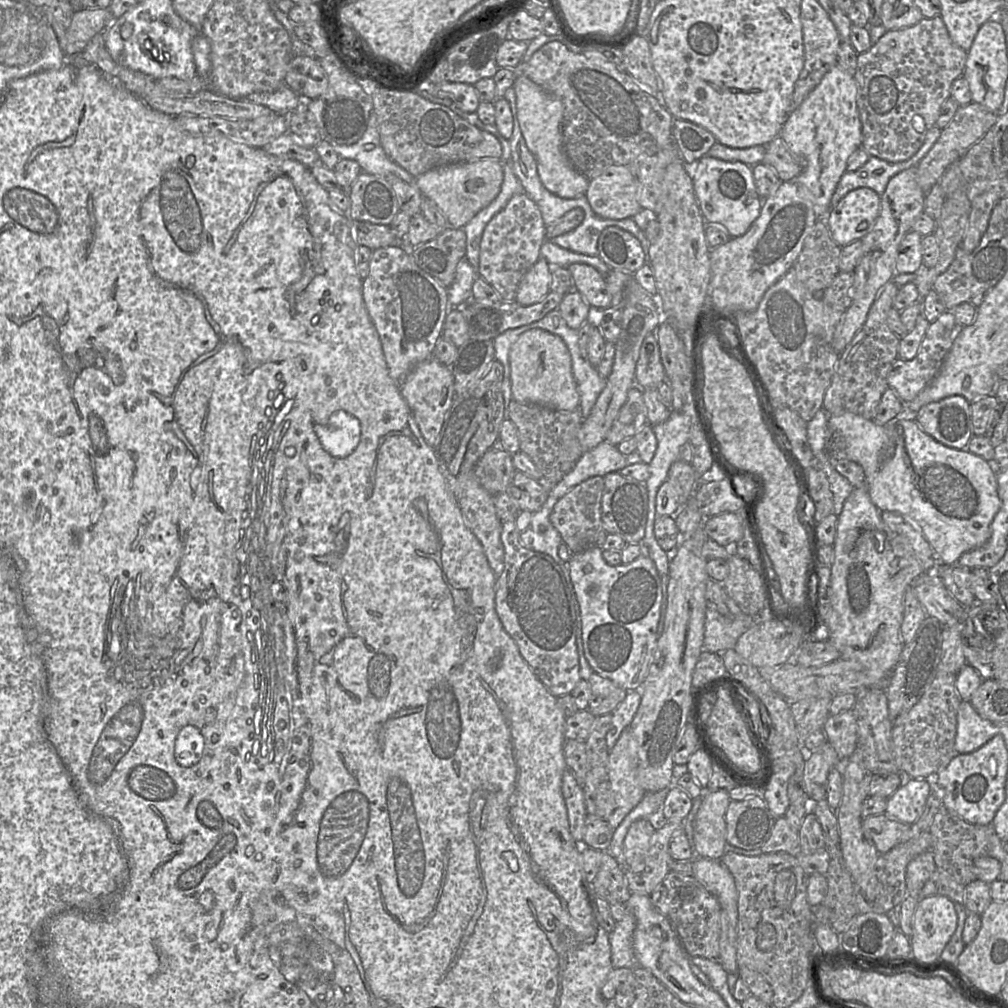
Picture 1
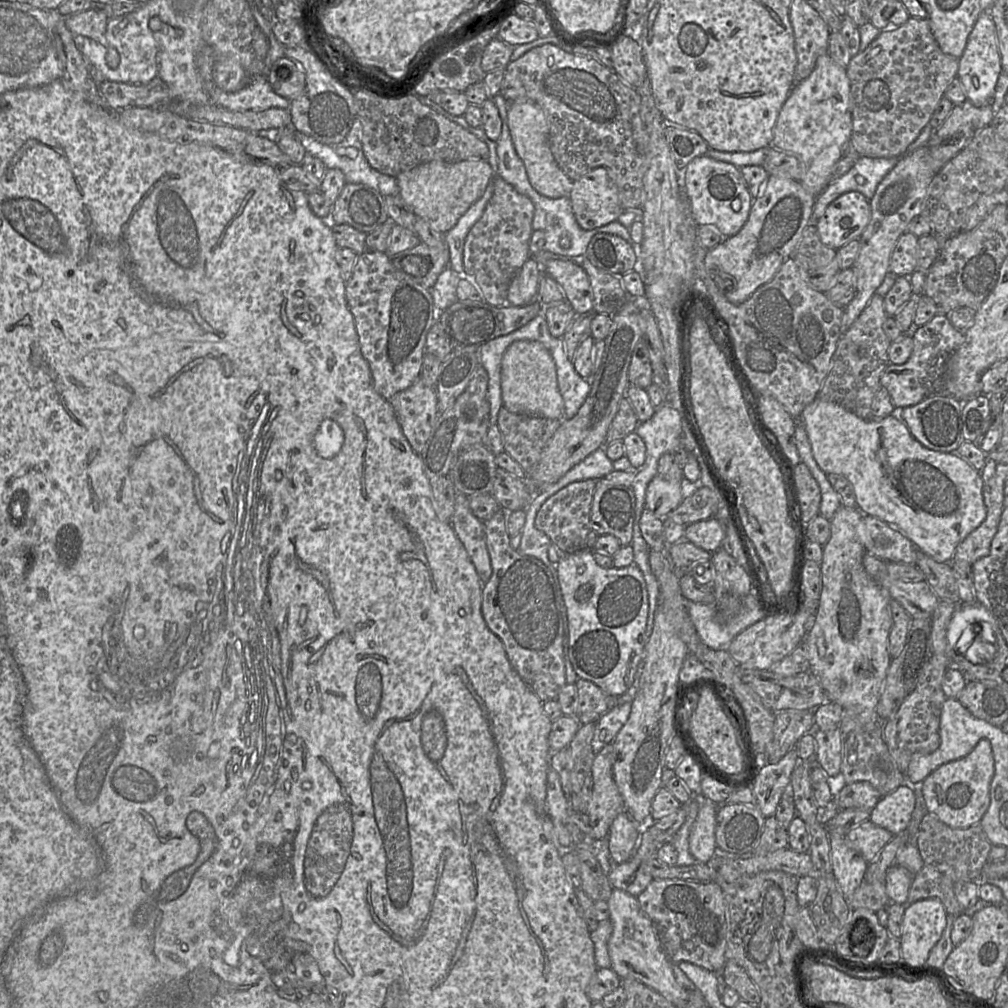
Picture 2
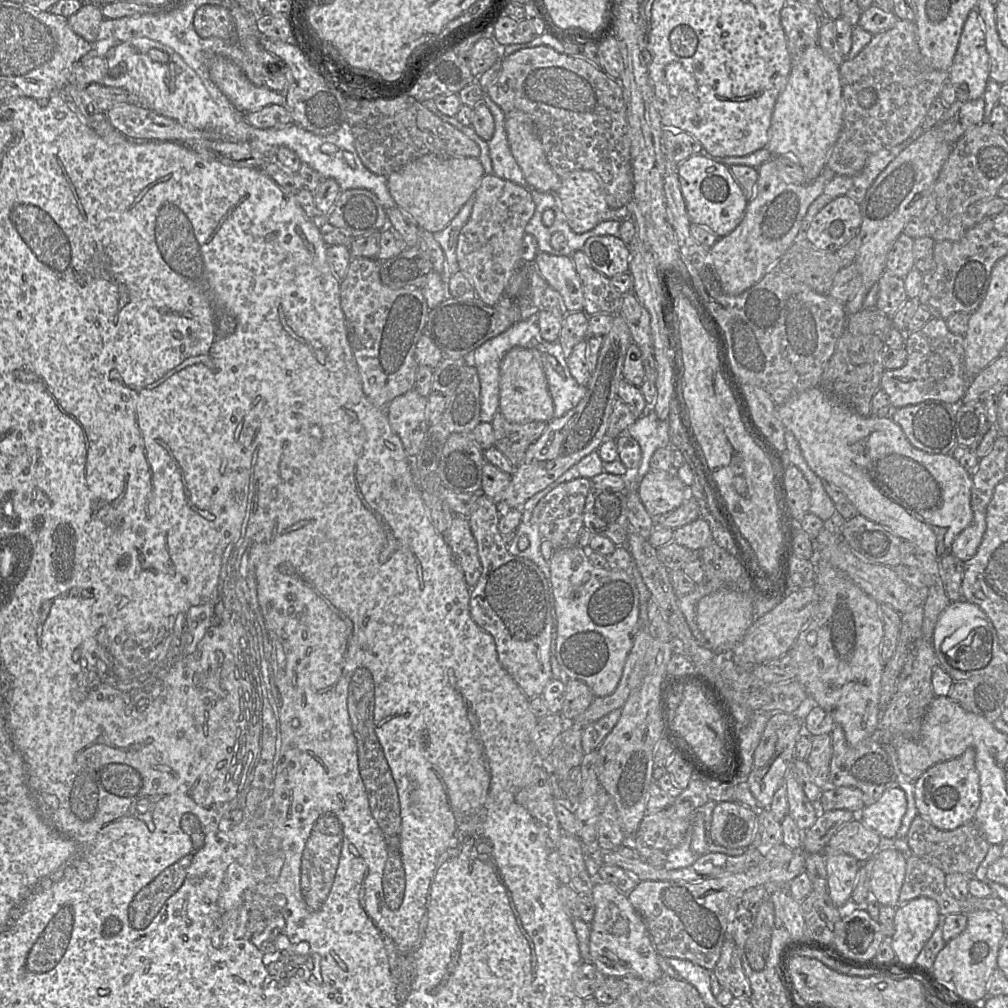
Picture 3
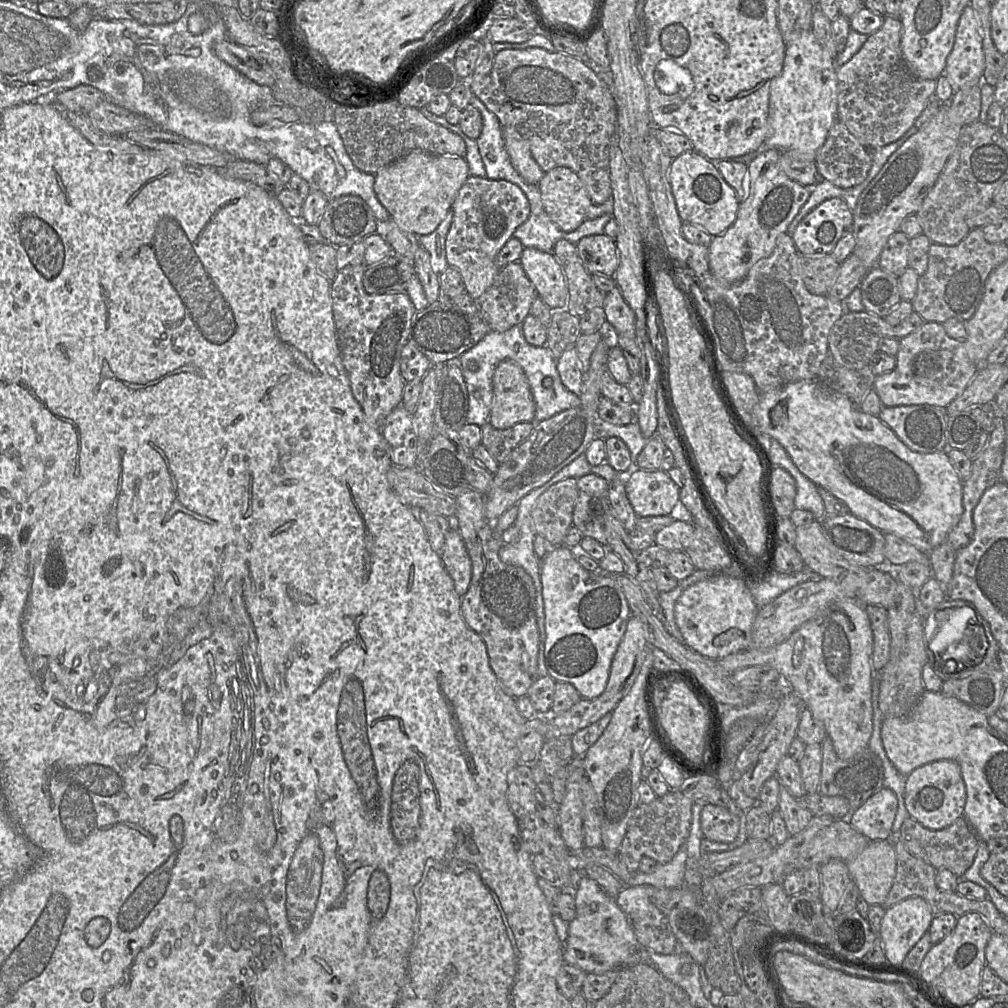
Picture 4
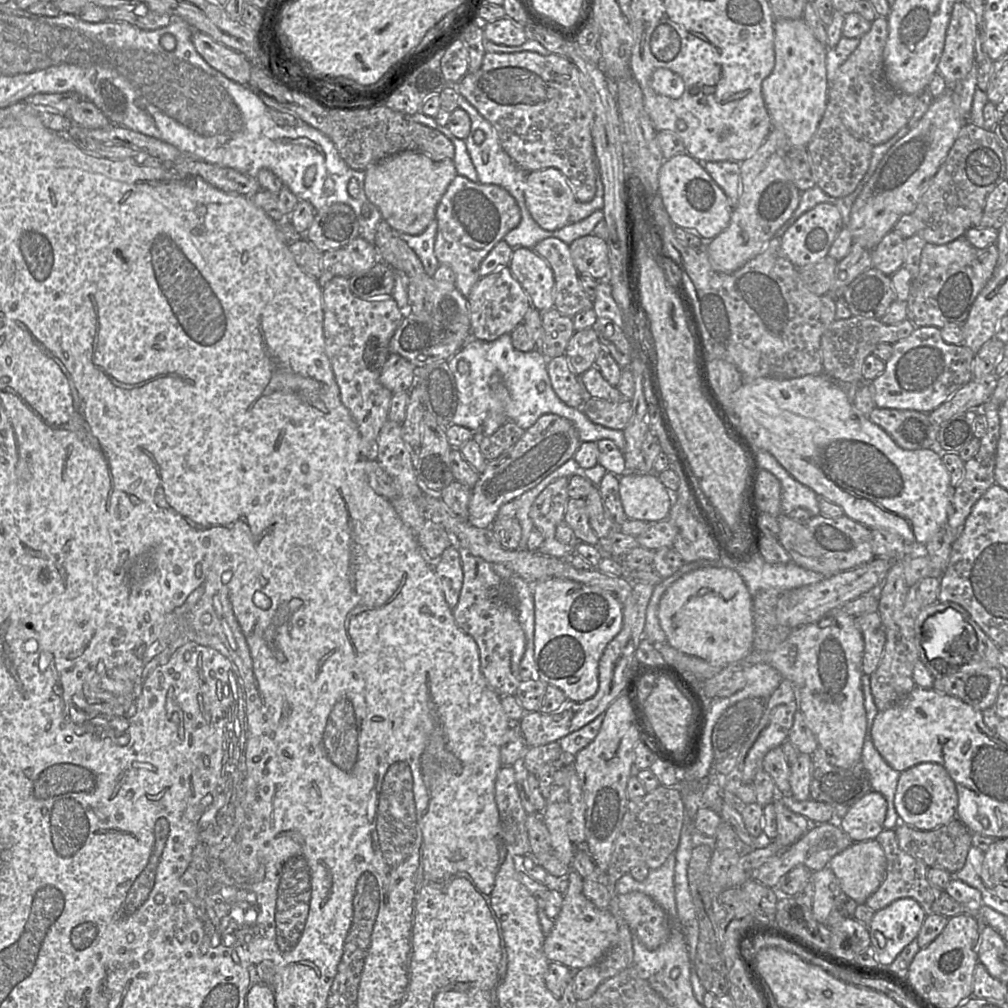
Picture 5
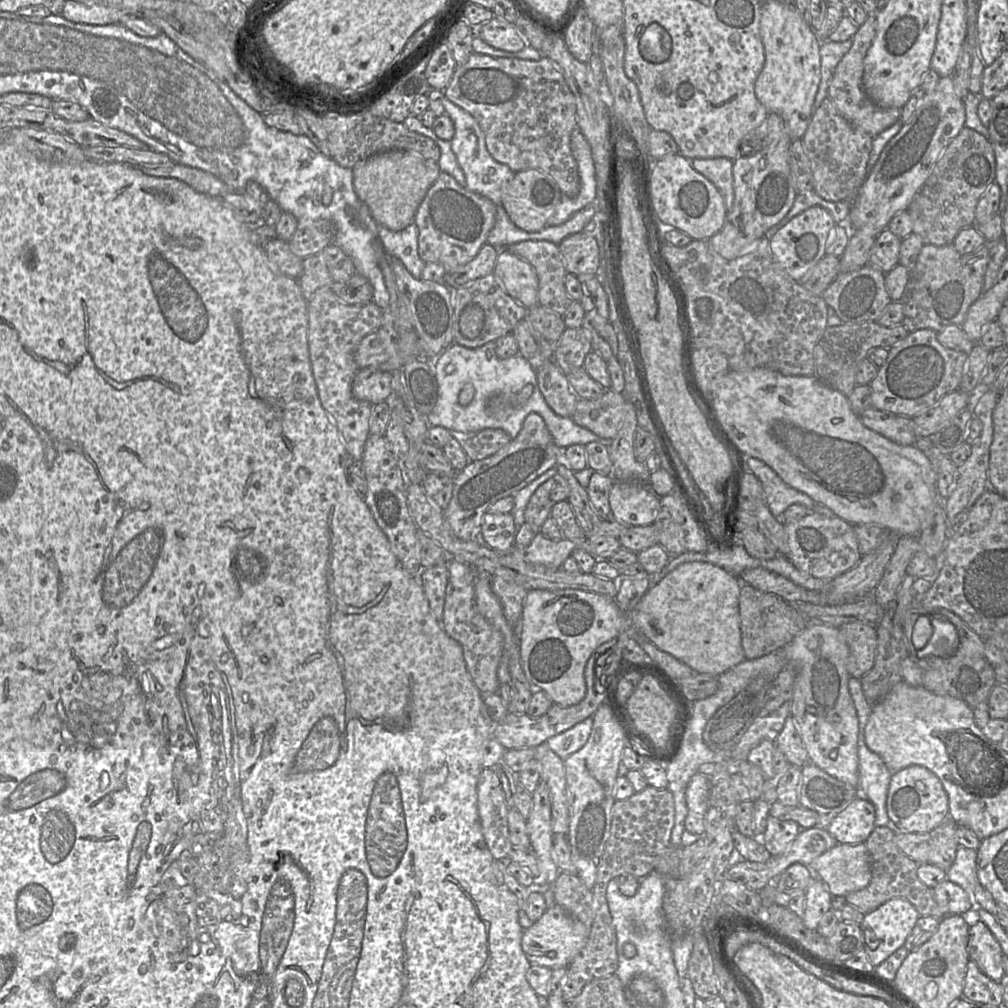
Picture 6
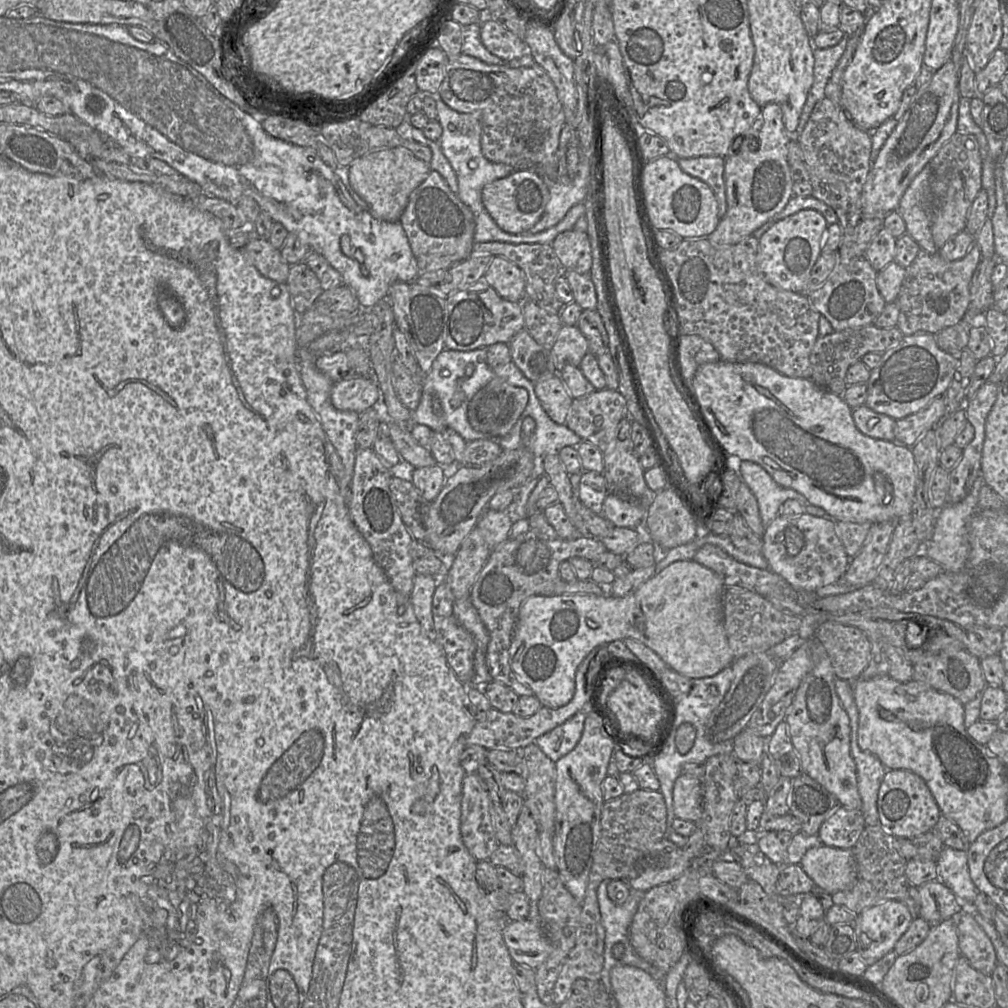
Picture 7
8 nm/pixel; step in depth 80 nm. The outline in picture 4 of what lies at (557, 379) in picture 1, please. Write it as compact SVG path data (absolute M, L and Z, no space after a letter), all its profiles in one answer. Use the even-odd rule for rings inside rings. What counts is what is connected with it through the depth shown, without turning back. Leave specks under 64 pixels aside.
M514 360L499 363L493 375L493 402L488 423L505 429L535 417L535 401L528 379Z

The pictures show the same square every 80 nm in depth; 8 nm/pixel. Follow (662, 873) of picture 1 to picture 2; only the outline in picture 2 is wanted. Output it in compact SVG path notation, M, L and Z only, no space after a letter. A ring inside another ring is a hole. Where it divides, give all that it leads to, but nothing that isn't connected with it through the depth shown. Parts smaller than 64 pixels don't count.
M688 802L682 803L675 812L649 825L636 823L625 811L613 820L606 837L606 849L613 863L619 863L607 873L609 882L614 889L638 896L654 880L648 872L640 869L640 864L648 859L657 859L657 852L663 844L672 841L686 819L687 805Z

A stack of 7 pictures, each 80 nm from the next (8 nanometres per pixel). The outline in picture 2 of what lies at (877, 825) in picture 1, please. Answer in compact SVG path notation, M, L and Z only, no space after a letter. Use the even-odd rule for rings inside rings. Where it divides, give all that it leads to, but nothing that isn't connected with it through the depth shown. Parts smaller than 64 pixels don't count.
M869 820L848 829L845 834L847 846L860 854L868 863L872 862L893 838L891 832Z

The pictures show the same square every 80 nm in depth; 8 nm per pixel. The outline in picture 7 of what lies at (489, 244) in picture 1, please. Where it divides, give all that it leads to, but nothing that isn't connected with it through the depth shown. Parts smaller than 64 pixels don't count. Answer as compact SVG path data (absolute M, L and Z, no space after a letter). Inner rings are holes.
M431 170L429 176L413 190L399 222L407 235L411 251L415 257L429 254L452 256L455 262L466 260L472 253L475 232L475 218L472 210L453 192L446 180L436 171Z

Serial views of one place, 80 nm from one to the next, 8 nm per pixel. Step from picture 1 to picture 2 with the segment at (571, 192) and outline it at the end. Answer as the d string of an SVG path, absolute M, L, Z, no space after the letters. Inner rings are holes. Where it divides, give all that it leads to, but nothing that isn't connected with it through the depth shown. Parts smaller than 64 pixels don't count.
M532 101L509 102L507 123L515 150L525 165L533 188L549 198L568 196L574 180L563 172L553 156L549 142L550 126L544 110Z

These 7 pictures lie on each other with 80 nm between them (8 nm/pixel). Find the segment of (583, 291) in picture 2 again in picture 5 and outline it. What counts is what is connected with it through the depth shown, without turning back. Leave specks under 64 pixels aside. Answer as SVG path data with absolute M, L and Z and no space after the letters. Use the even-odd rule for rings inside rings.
M531 248L514 249L508 267L531 300L531 306L547 311L554 308L554 274L547 261Z

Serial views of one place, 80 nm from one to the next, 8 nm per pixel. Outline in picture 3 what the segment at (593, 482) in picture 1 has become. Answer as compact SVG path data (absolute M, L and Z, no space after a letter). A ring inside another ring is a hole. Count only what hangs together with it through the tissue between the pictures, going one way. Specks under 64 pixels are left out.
M577 478L564 482L547 493L533 510L531 524L541 538L549 541L555 549L577 546L579 533L584 527L583 511L590 489L590 479Z

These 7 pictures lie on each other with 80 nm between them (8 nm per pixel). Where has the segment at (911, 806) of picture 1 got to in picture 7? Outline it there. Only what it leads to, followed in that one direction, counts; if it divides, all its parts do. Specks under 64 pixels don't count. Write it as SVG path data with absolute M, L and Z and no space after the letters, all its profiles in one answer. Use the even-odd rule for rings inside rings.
M840 807L820 826L817 836L823 845L851 849L866 828L862 810Z

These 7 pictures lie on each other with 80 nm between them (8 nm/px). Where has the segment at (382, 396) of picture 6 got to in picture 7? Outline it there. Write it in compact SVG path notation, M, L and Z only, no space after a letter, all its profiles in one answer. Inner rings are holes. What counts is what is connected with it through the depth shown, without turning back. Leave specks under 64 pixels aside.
M372 375L337 382L331 392L331 401L336 409L360 415L378 406L379 400L380 390Z

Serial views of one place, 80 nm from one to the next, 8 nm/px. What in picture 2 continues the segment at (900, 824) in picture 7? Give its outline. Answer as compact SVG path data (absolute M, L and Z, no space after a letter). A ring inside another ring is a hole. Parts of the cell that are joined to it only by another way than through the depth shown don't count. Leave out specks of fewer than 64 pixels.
M982 739L967 756L942 765L941 767L934 770L929 776L927 776L922 781L922 783L911 784L904 777L904 785L912 787L916 791L917 794L920 794L922 796L922 798L924 799L928 814L934 814L941 822L943 822L944 824L948 825L951 828L963 829L963 828L968 828L973 825L979 824L981 819L983 818L984 814L986 813L986 811L990 805L990 786L991 786L991 781L994 776L994 772L995 772L995 762L994 762L991 743L990 743L990 741L988 741L986 739Z

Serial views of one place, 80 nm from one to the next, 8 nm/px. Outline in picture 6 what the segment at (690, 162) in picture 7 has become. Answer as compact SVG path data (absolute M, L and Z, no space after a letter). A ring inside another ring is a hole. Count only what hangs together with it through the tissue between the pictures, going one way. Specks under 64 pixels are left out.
M728 158L693 159L691 165L715 185L727 212L731 211L734 202L733 161Z

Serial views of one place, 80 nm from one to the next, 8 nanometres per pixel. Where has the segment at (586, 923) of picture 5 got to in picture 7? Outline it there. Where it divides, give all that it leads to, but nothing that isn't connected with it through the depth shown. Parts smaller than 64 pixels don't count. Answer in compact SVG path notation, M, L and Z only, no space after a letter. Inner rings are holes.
M537 903L530 904L528 920L508 919L503 939L515 964L532 969L540 966L550 955L552 947L543 931Z

